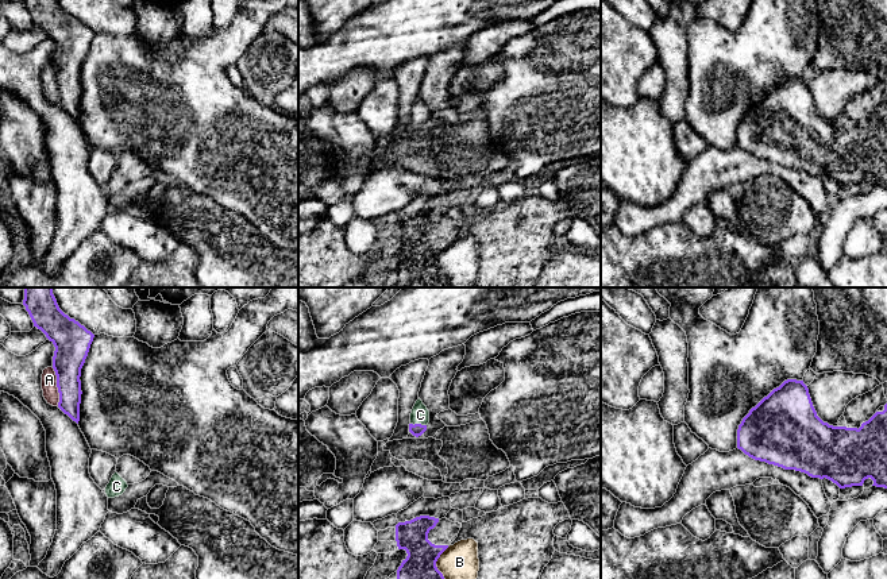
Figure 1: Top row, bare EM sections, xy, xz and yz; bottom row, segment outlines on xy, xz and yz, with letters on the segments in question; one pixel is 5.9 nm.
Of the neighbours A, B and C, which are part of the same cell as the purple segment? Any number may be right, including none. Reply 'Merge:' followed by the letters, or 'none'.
Merge: C

